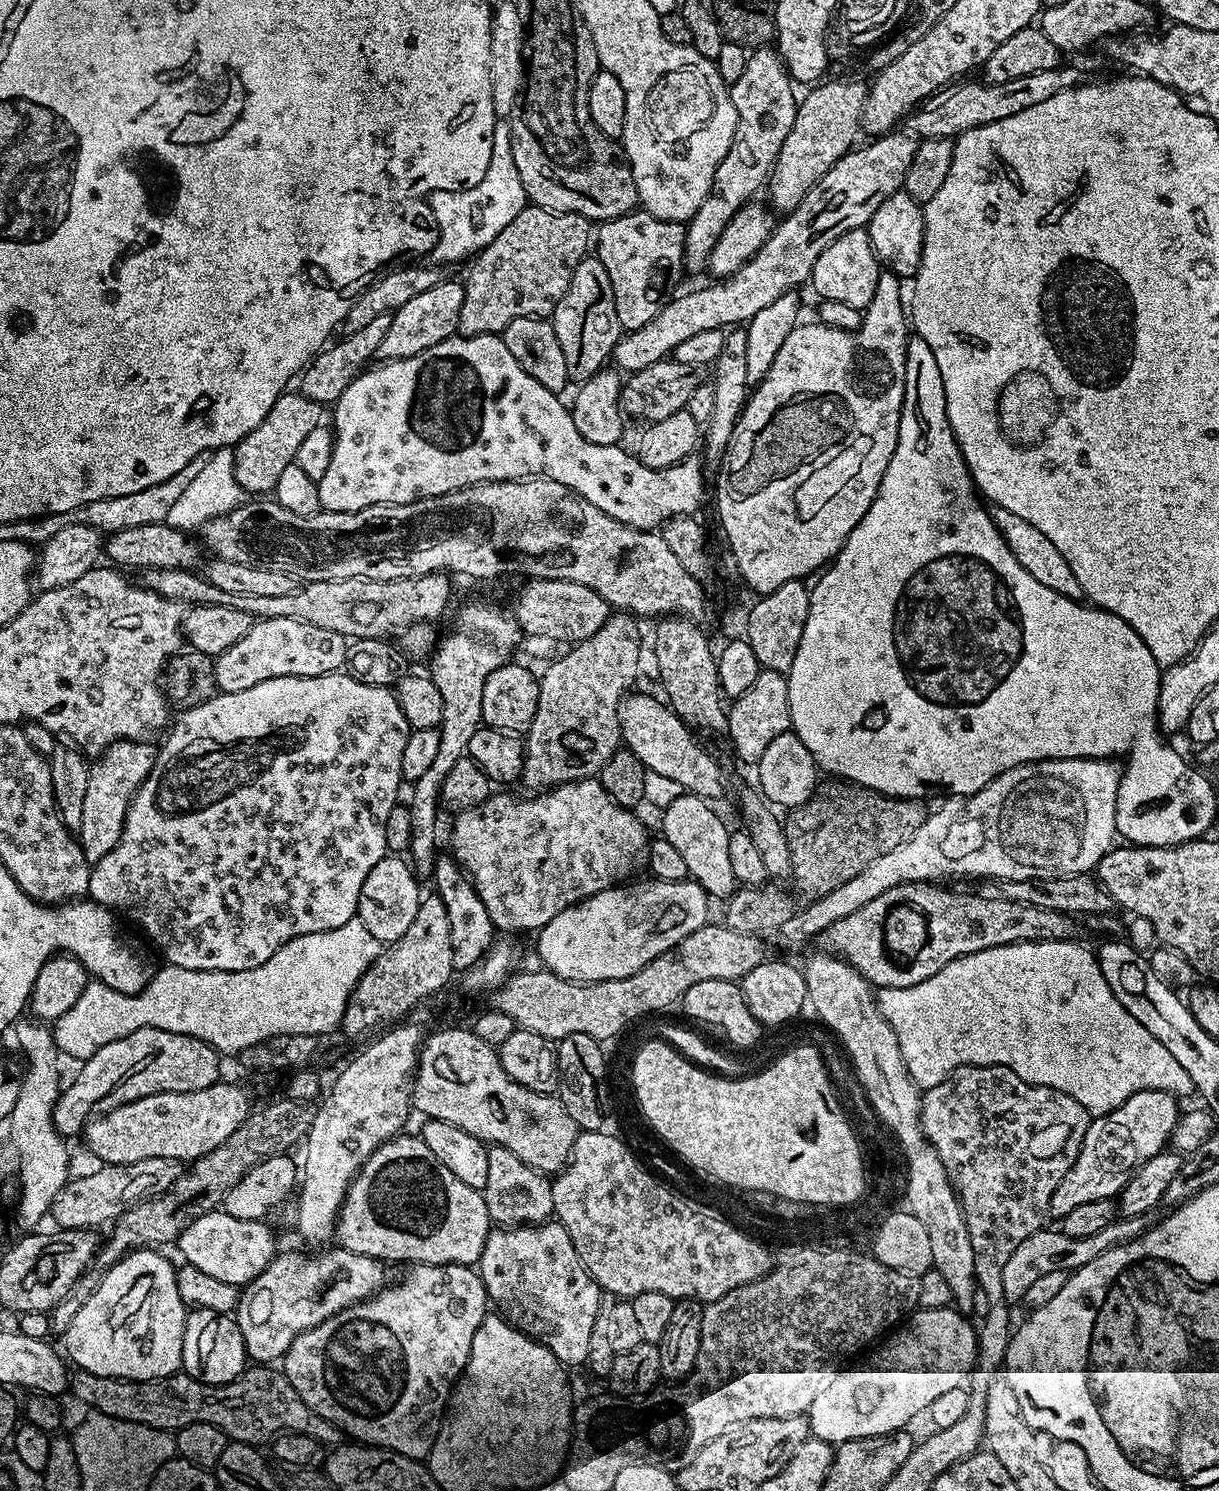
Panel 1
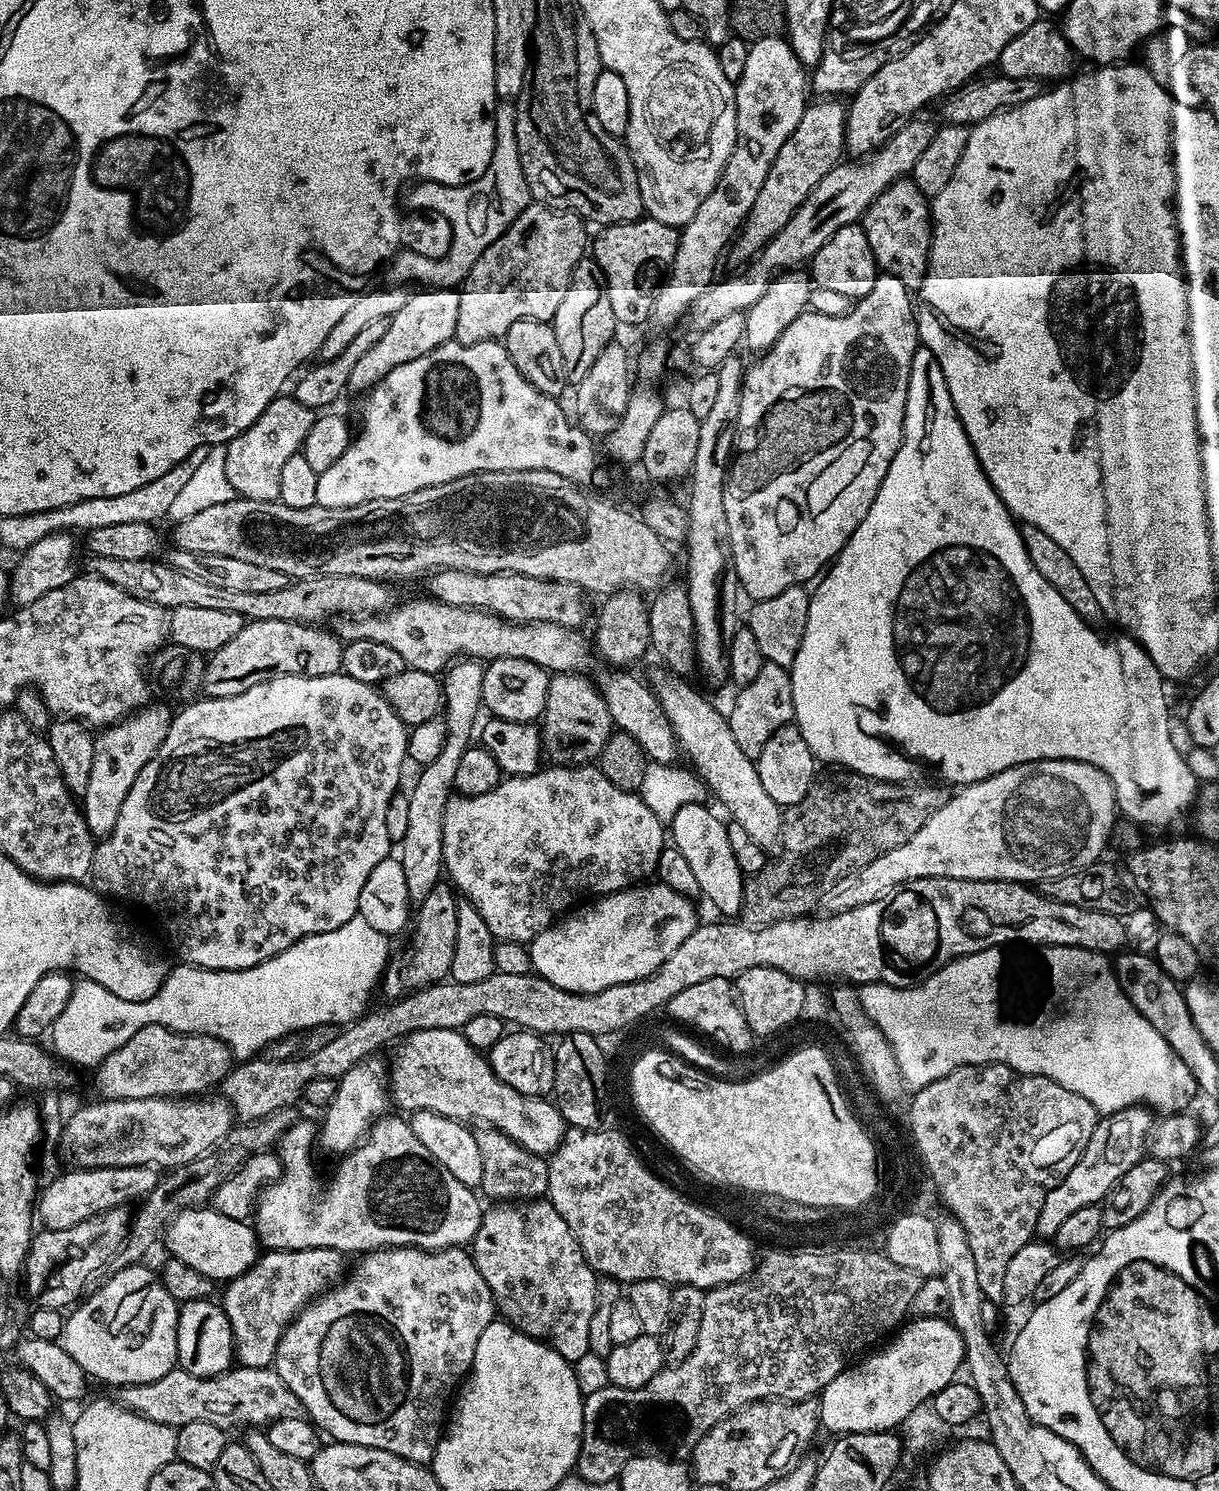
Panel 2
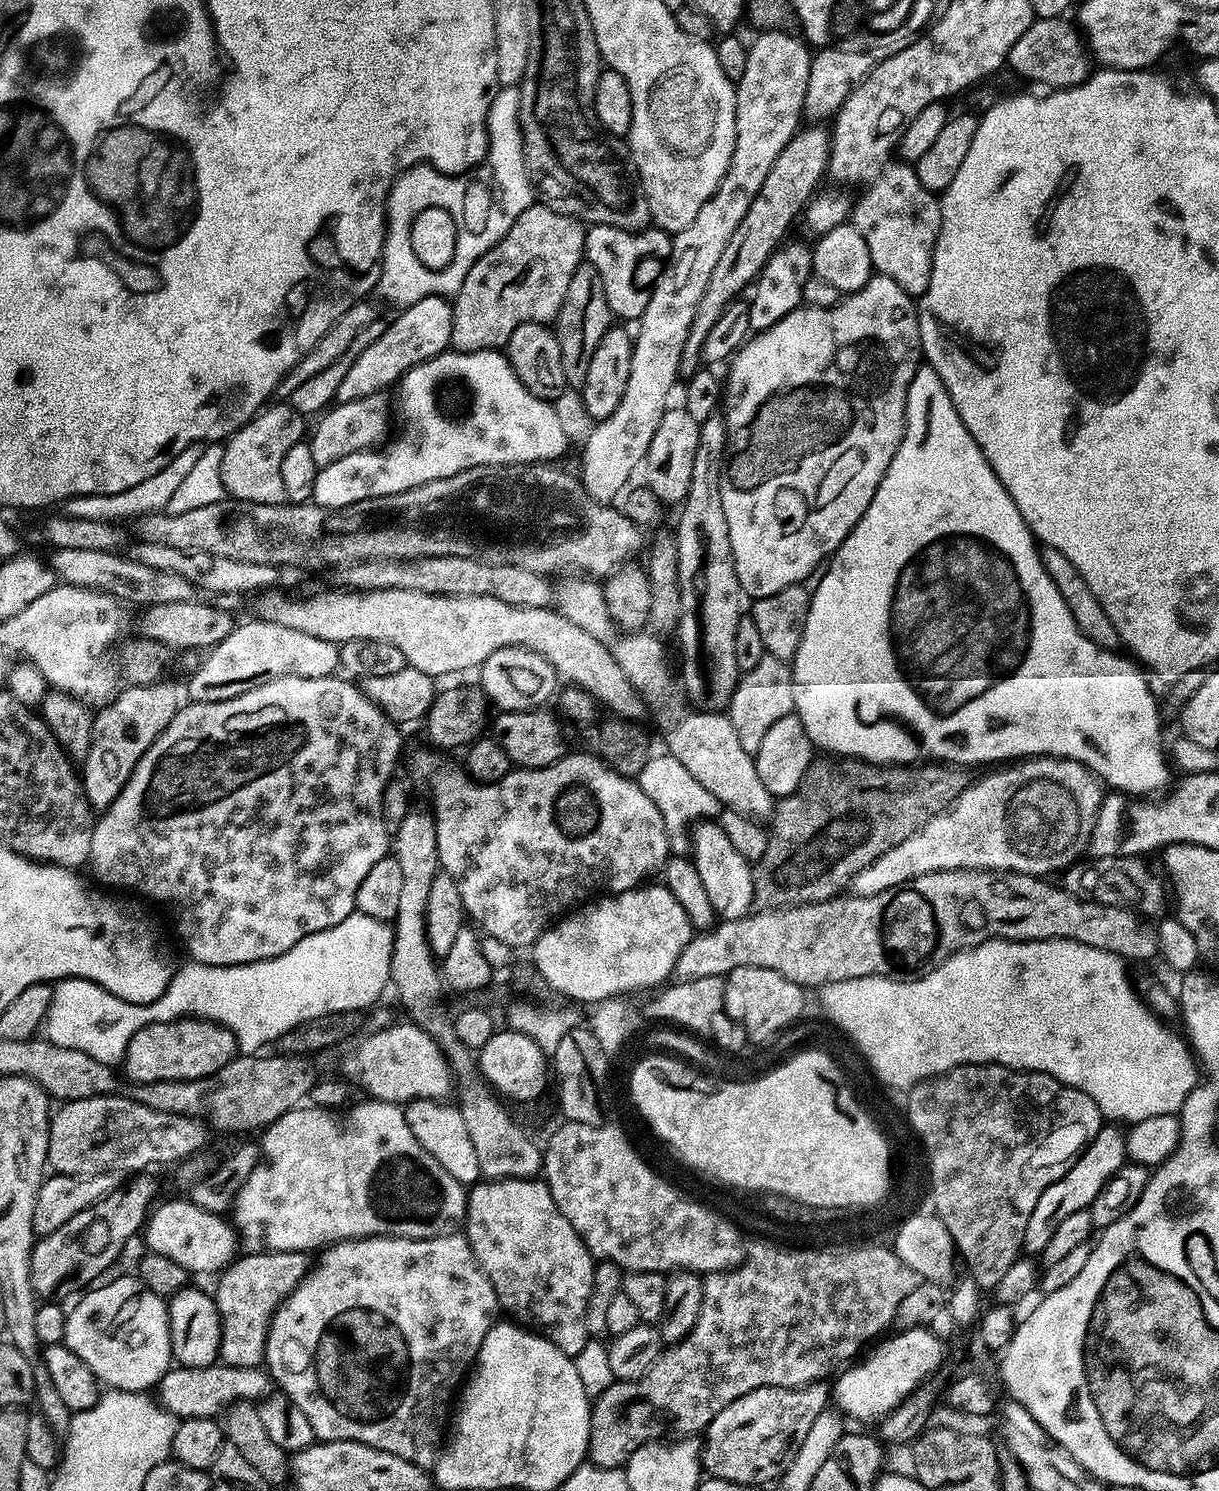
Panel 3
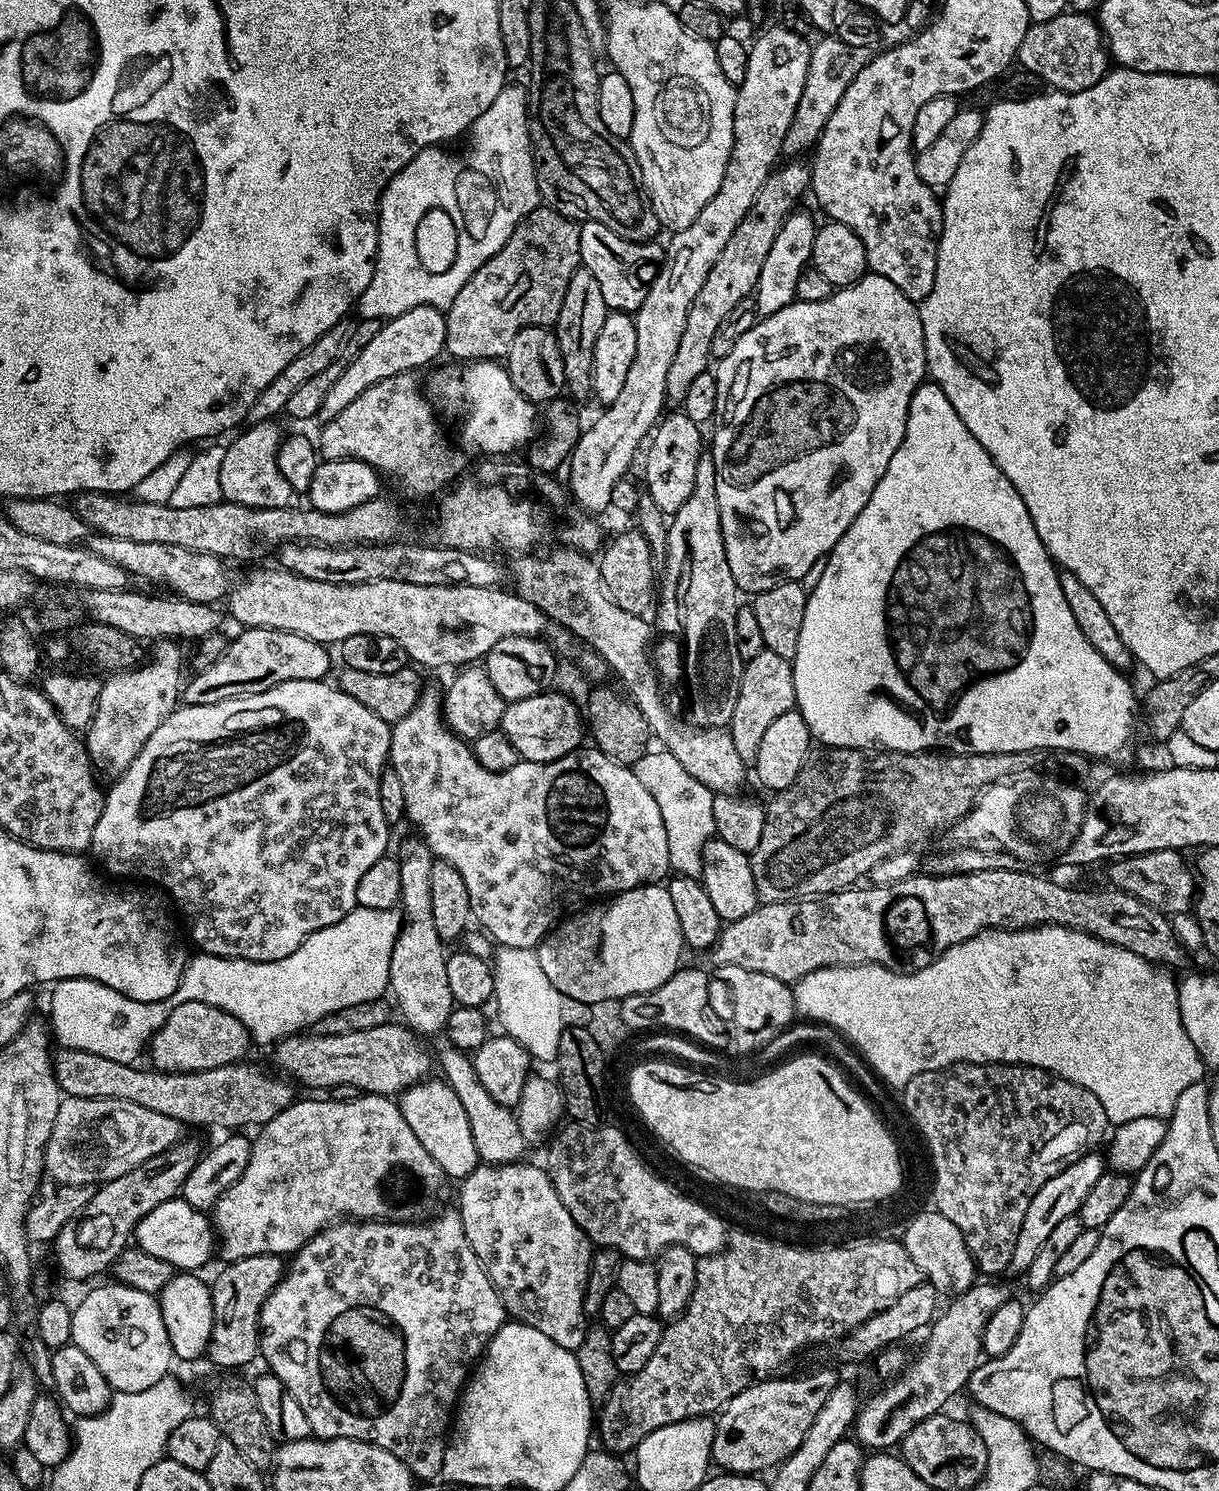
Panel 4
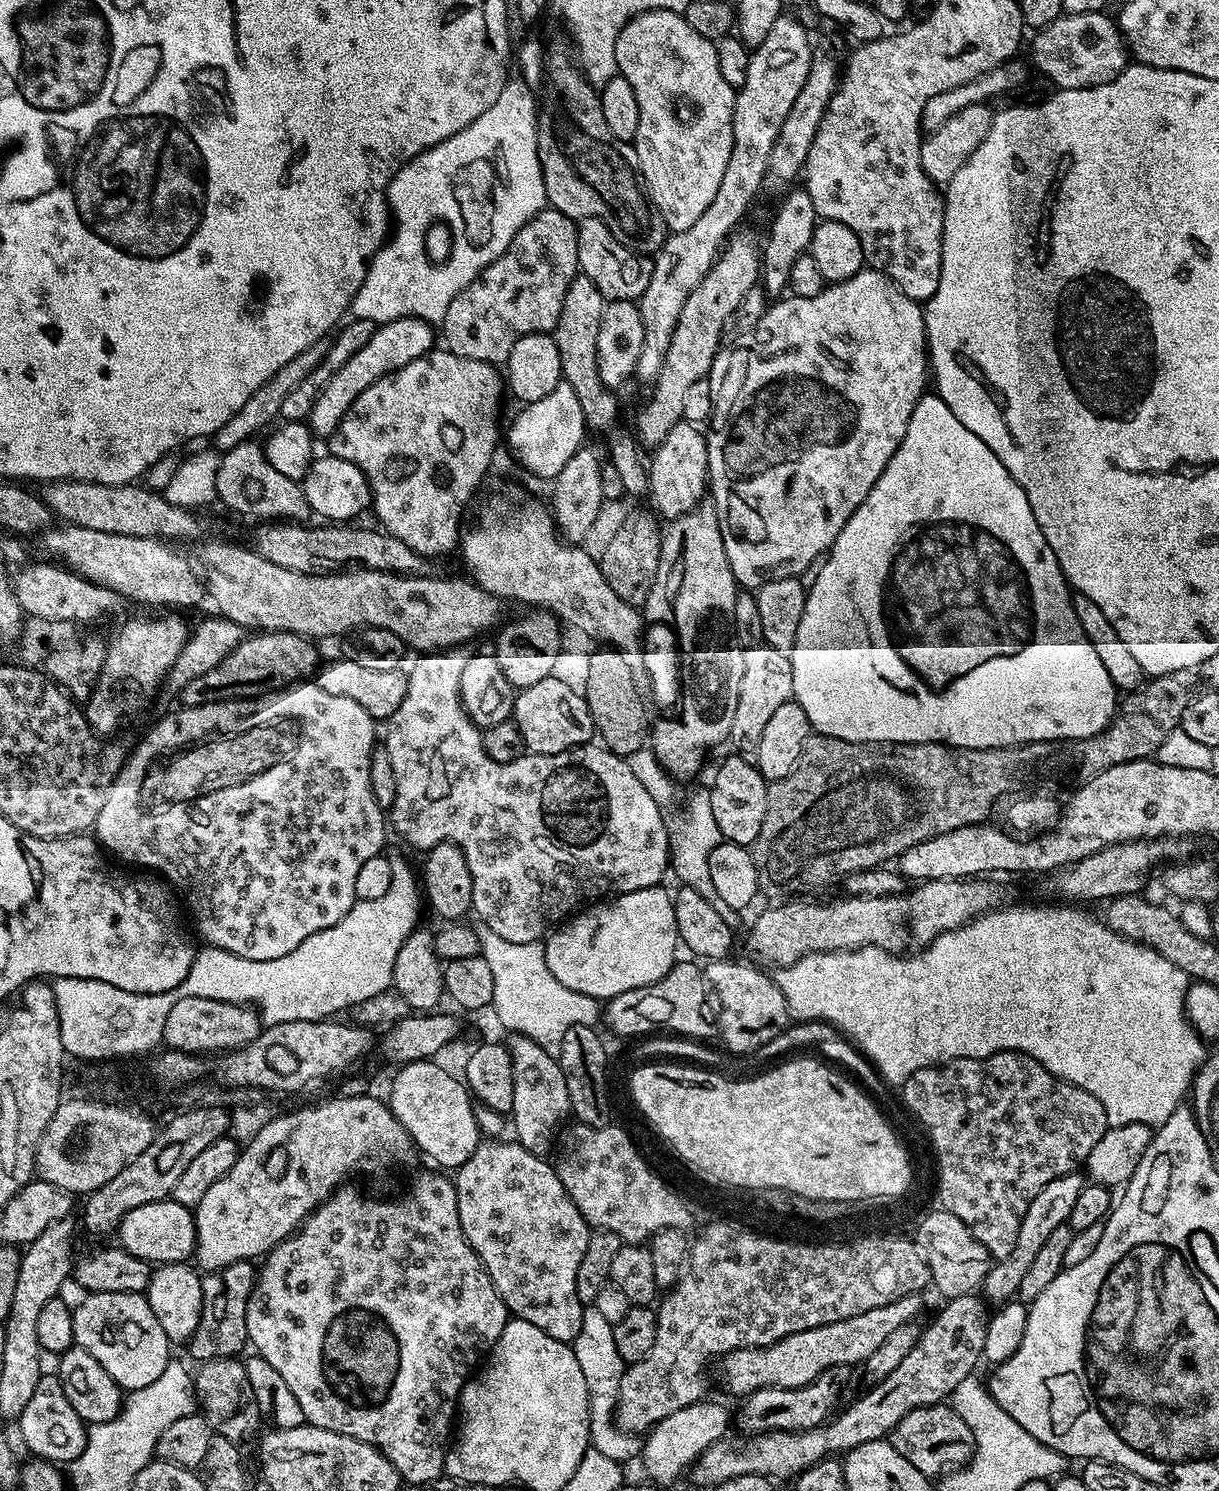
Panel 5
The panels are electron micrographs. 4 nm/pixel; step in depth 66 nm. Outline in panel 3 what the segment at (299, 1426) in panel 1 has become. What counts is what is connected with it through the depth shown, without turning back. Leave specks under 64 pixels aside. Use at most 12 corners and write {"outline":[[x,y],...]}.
{"outline":[[173,1366],[158,1402],[180,1420],[219,1417],[273,1391],[263,1367]]}

